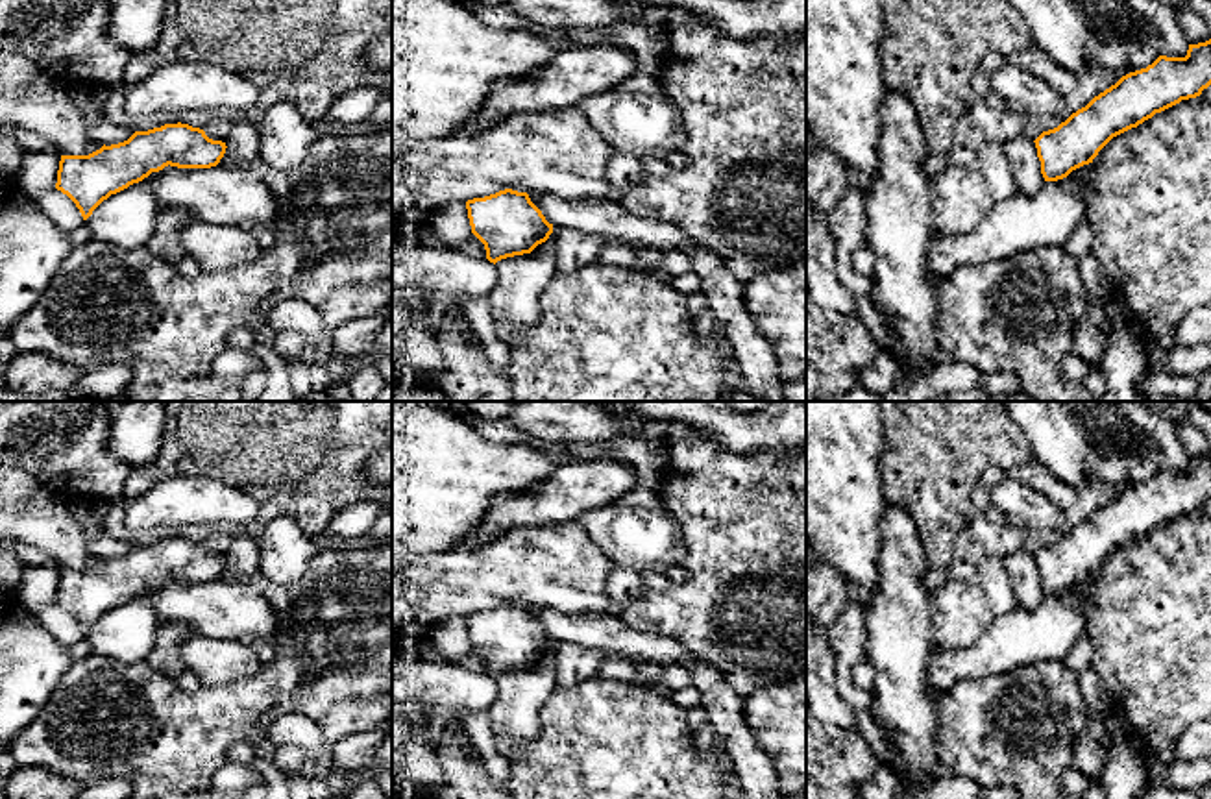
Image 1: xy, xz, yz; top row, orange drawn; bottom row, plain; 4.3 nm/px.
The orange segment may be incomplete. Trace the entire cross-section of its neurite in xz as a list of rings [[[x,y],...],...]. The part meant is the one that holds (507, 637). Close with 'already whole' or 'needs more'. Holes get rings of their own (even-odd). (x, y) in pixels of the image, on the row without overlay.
[[[512,603],[466,616],[471,647],[484,658],[486,673],[531,668],[553,647],[553,638],[531,616],[527,607]]]; already whole

